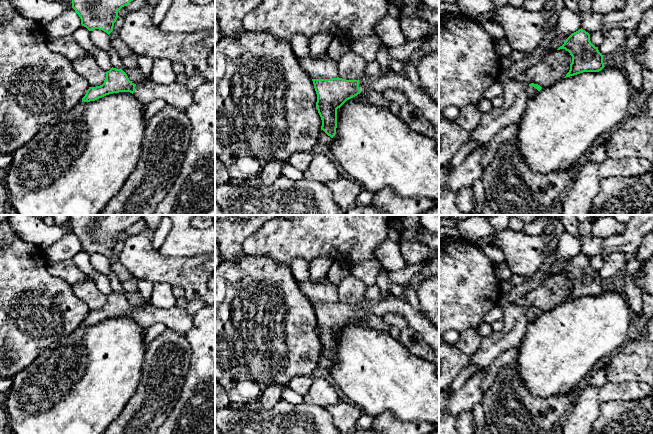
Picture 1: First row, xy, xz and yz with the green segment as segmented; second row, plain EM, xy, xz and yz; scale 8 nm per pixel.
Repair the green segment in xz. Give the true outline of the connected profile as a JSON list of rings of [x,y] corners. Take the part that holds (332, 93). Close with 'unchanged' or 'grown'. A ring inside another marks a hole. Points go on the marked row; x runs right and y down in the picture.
[[[394,70],[388,74],[380,73],[376,77],[363,77],[359,80],[337,77],[312,81],[317,94],[317,110],[322,120],[321,130],[331,138],[336,134],[337,109],[347,100],[366,90],[383,92],[386,89],[395,89],[404,93],[410,104],[415,106],[432,125],[439,127],[439,105],[407,76]]]; grown

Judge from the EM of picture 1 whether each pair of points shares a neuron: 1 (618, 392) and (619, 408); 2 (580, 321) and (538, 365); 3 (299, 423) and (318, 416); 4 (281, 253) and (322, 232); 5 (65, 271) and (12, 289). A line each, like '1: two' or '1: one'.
1: two
2: one
3: one
4: one
5: two

